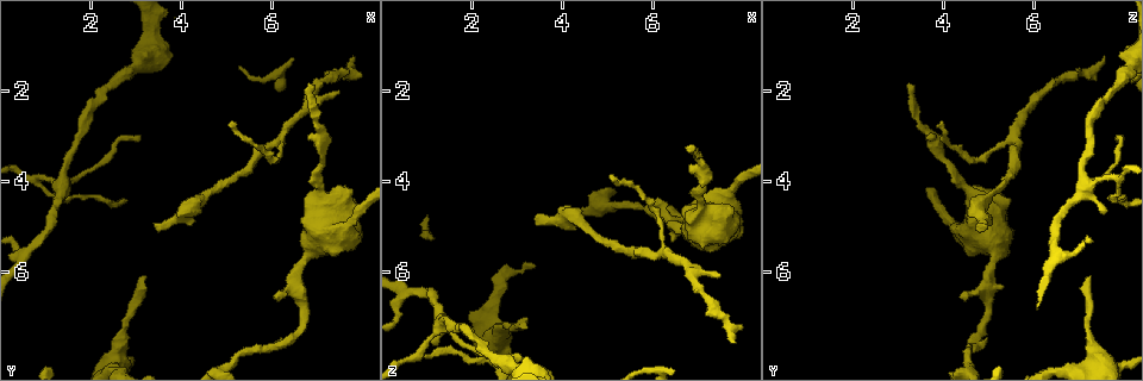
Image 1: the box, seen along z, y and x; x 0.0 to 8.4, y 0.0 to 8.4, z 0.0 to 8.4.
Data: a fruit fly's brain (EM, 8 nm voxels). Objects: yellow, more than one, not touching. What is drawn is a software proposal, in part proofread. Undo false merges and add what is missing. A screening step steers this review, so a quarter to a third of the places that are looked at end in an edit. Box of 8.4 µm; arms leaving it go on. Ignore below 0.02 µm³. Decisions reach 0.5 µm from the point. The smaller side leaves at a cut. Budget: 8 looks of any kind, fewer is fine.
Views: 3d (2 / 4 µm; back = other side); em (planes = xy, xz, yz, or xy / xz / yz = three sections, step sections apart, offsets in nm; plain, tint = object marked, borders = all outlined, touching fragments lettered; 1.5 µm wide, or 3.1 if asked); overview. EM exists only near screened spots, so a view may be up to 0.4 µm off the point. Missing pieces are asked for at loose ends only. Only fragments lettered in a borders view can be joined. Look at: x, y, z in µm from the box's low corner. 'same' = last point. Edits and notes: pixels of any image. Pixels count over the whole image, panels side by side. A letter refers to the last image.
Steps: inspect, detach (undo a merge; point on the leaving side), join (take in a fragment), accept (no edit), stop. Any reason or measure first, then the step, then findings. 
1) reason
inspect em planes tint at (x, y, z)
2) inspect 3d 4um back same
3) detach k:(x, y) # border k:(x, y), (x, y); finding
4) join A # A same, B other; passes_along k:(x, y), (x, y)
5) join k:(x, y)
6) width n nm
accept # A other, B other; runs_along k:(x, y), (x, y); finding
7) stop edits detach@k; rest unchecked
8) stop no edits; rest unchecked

a fork
inspect 3d 4um at (1.35, 4.00, 7.10)

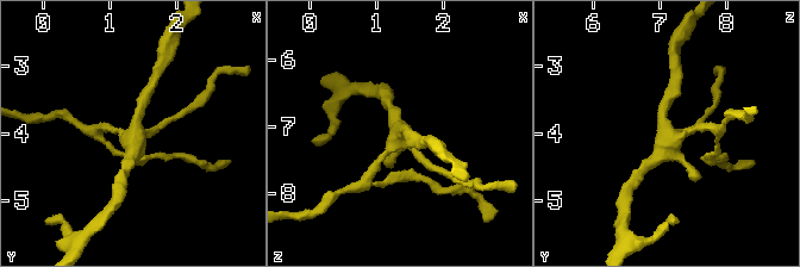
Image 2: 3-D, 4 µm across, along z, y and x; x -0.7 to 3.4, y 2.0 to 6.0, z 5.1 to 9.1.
now the EM
inspect em planes borders at (1.35, 4.10, 7.15)

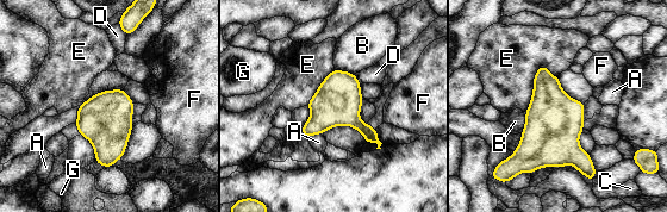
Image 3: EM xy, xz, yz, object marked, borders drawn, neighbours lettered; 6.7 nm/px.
accept # A other, B other, C other, D other, E other, F other, G other; border 3:(543, 63), (534, 76), (525, 112); all the same neuron

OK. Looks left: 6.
tapers out
inspect em planes tint at (3.10, 3.15, 7.85)

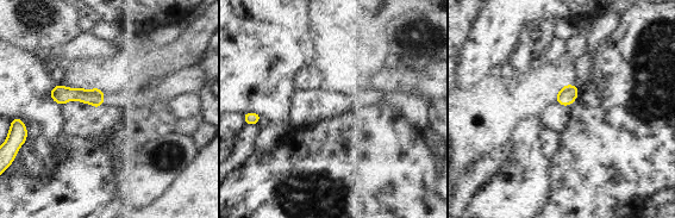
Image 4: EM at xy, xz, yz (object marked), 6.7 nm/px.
inspect em planes borders same

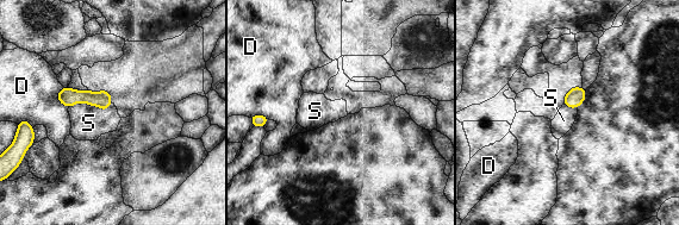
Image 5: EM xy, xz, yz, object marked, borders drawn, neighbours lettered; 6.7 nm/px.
accept # D other, S other; runs_along 5:(60, 97), (88, 97), (108, 100); none of them fits

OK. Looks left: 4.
free end
inspect em planes borders at (7.80, 1.30, 7.60)

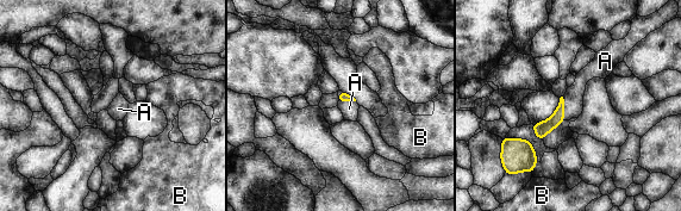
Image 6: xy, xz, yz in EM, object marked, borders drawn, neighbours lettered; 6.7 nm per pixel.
longest_contact A 160 nm
join 6:(573, 98) # A same, B other; passes_along 6:(542, 129), (563, 109), (573, 98); the neuron continues

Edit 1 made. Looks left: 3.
stop edits join@6; rest unchecked

